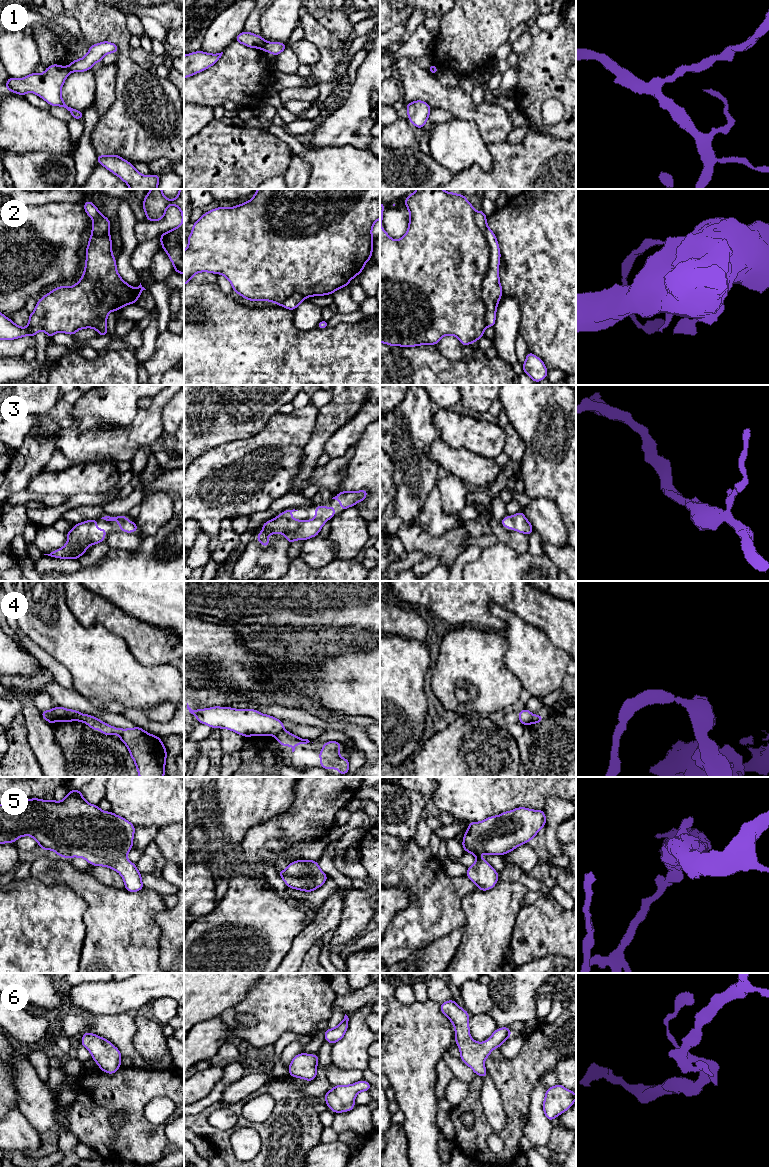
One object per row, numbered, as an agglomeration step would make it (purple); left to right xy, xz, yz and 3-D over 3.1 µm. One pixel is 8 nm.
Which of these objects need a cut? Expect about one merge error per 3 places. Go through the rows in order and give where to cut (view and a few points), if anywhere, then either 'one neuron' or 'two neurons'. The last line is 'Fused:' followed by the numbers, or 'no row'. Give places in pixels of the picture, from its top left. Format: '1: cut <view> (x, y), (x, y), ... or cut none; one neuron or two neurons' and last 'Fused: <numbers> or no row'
1: cut xz (265, 41), (261, 48); two neurons
2: cut yz (475, 212), (489, 246), (482, 288), (487, 325); two neurons
3: cut none; one neuron
4: cut xz (283, 729), (276, 736); two neurons
5: cut none; one neuron
6: cut none; one neuron
Fused: 1, 2, 4

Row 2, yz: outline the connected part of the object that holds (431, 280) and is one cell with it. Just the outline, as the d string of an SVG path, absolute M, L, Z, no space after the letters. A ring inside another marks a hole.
M417 189L405 200L410 218L406 234L399 240L389 237L386 230L380 228L380 343L389 346L414 347L419 345L437 345L440 339L454 335L463 346L470 345L484 336L486 305L482 296L483 281L490 265L490 246L475 221L475 209L463 194L443 191L442 189Z

